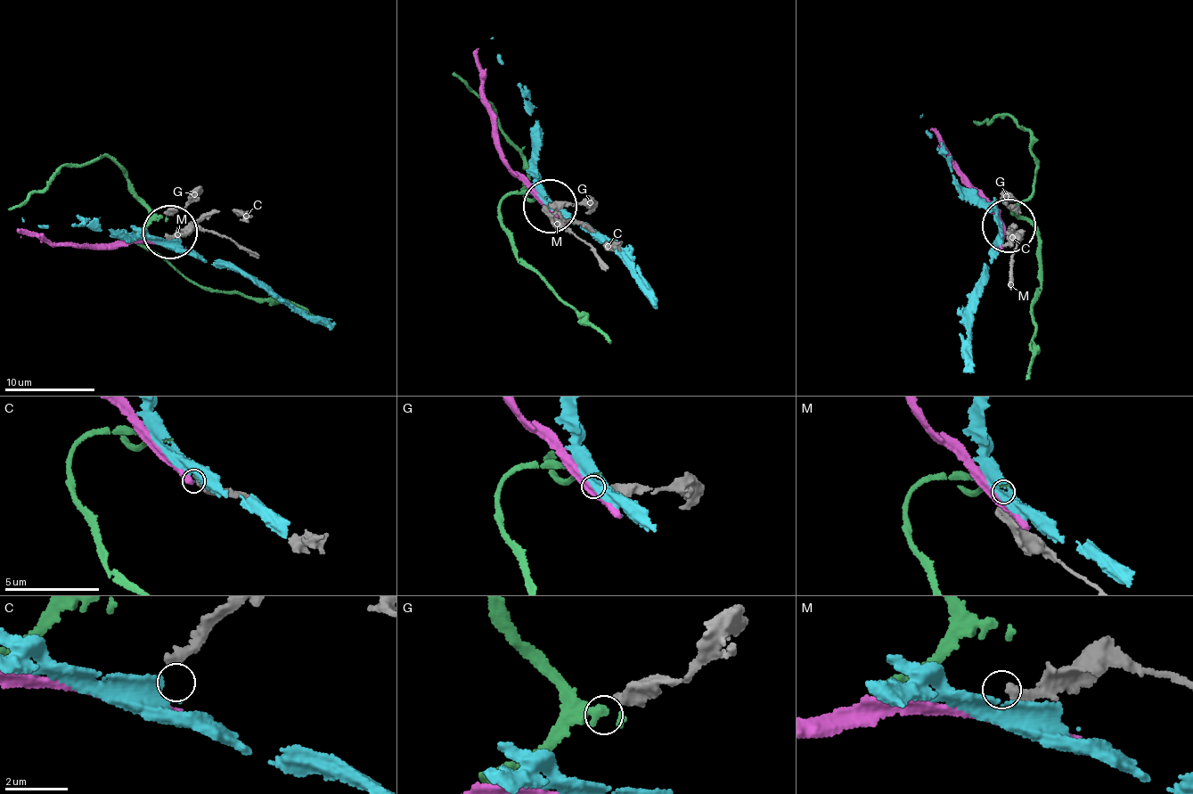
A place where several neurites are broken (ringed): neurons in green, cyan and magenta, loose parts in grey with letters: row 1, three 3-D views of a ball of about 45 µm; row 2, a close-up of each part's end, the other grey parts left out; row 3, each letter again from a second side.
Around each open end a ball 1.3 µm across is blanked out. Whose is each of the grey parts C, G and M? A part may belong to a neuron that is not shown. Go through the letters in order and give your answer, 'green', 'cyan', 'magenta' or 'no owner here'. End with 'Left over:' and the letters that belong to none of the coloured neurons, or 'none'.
C: cyan
G: green
M: no owner here
Left over: M

